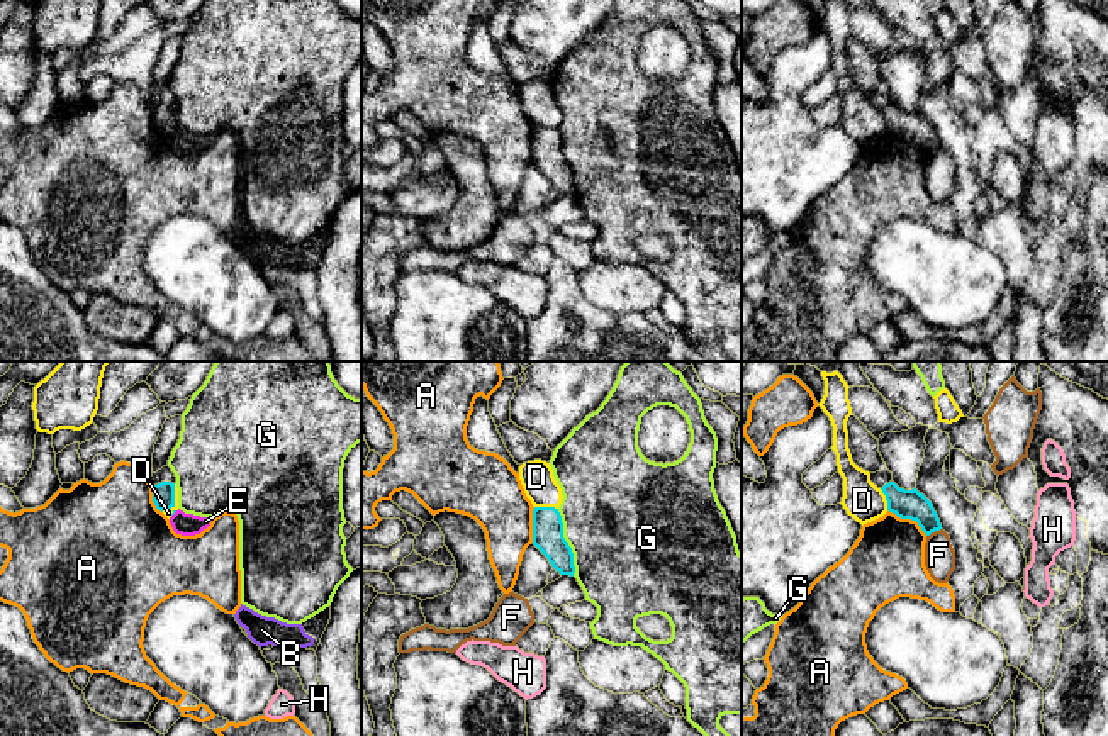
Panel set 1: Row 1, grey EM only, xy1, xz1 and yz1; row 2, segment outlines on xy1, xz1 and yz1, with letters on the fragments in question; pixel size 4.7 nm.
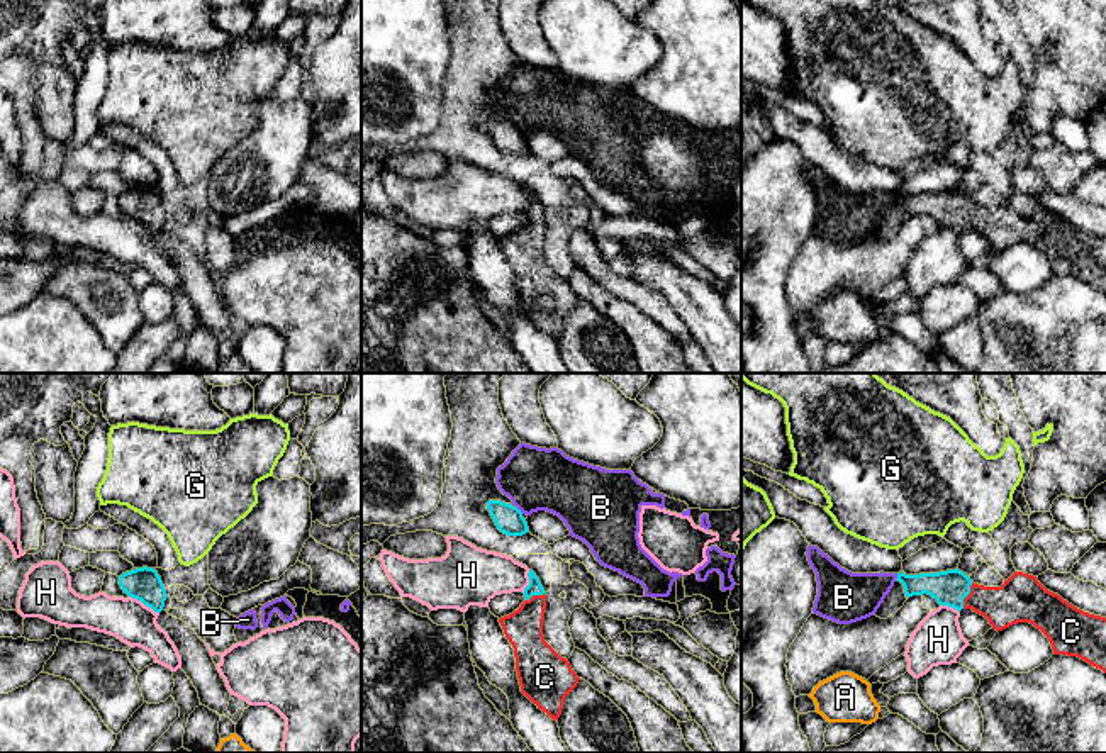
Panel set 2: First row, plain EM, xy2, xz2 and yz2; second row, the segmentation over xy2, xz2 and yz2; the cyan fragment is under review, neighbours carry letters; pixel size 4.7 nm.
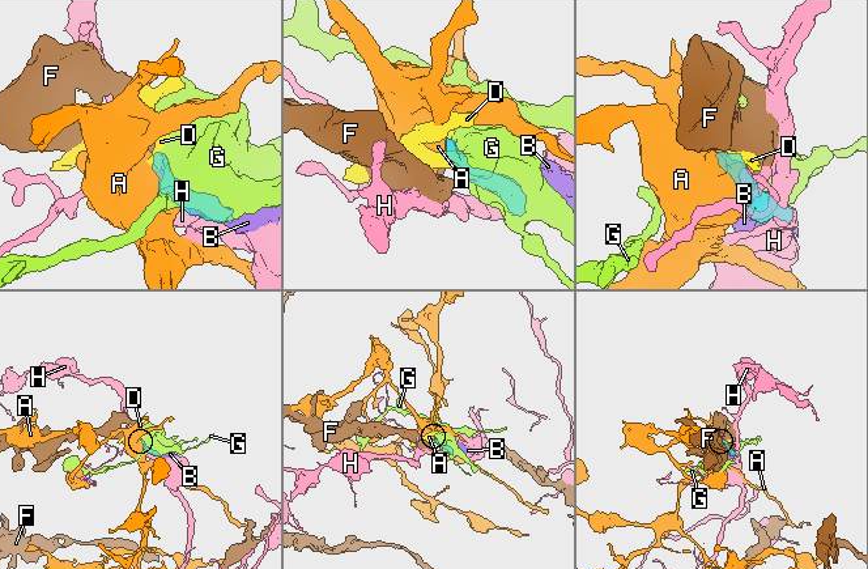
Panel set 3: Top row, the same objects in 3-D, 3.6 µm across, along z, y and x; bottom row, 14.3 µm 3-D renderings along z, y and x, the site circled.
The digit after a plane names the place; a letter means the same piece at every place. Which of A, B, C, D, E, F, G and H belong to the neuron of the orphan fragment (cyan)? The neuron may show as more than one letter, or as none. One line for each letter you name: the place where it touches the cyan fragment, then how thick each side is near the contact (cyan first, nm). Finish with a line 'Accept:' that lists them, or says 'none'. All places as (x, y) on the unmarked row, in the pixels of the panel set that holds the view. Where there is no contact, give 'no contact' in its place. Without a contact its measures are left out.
C: contact yz2 (967, 214); calibres 170 and 220 nm
Accept: C

